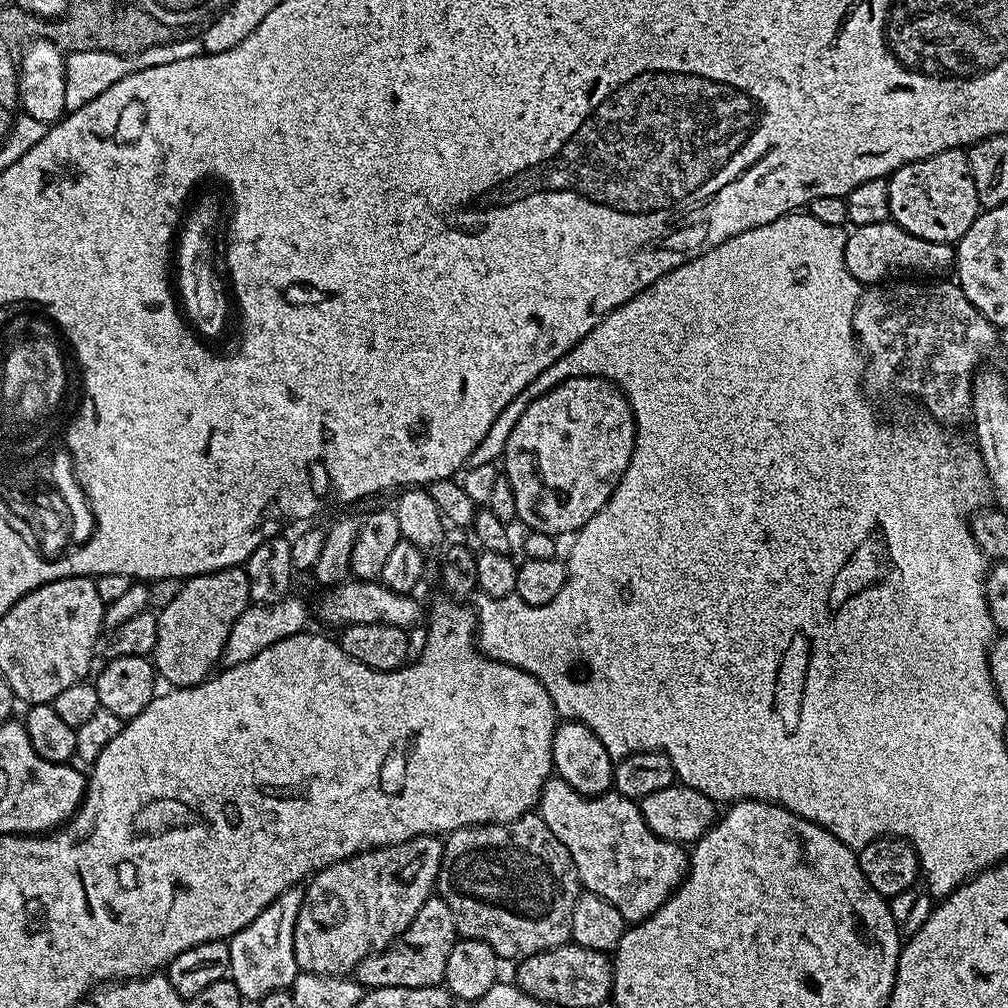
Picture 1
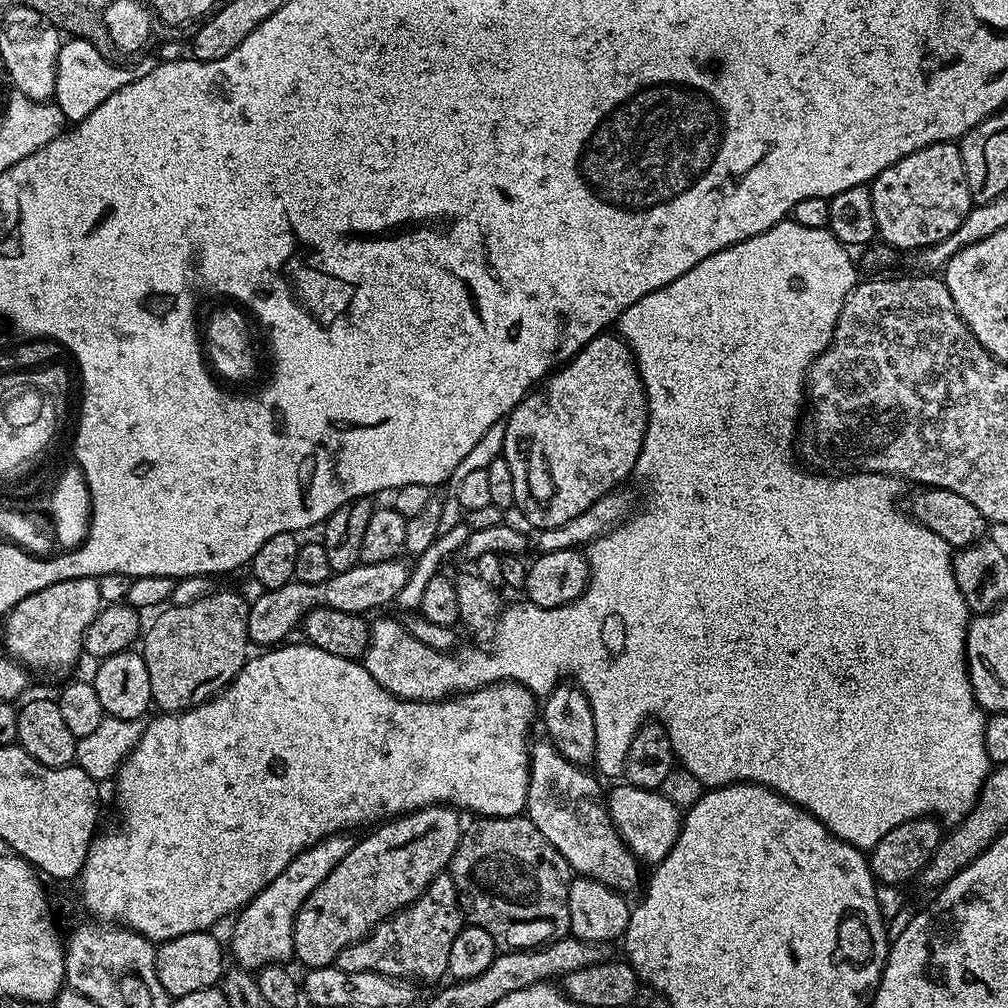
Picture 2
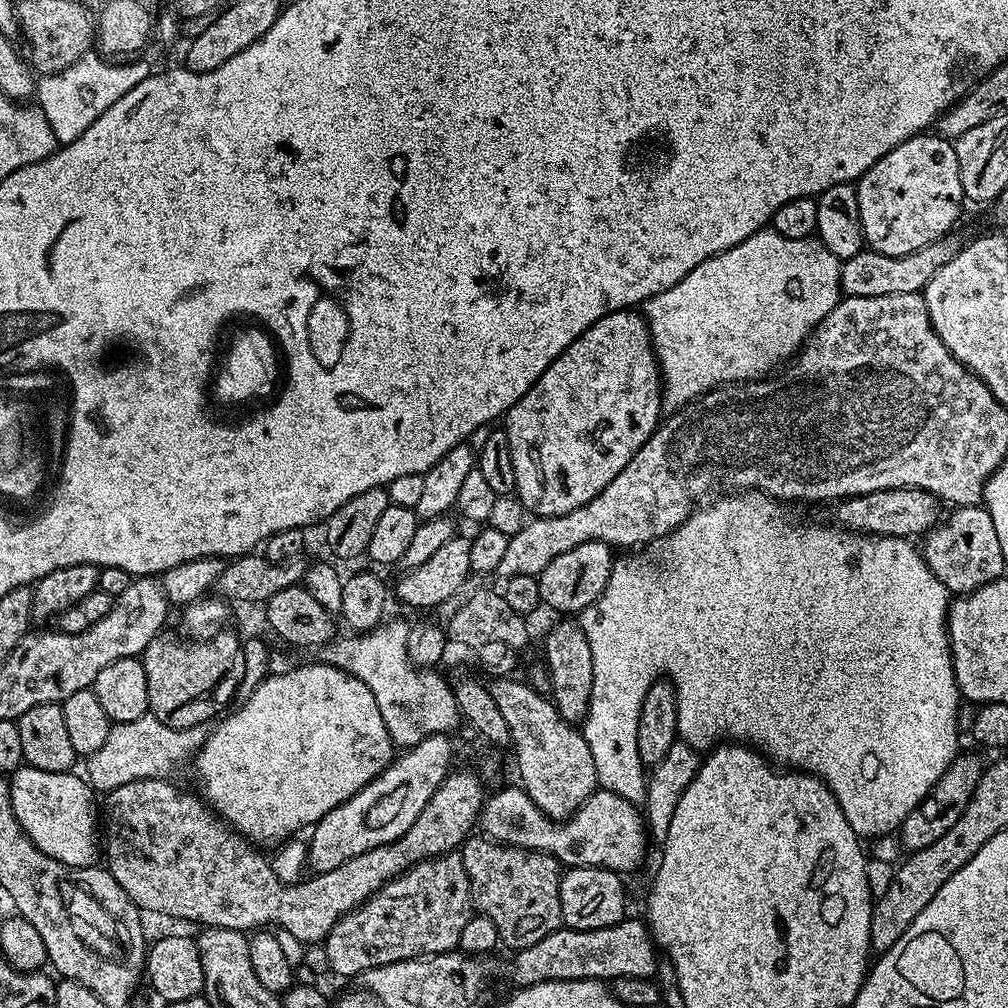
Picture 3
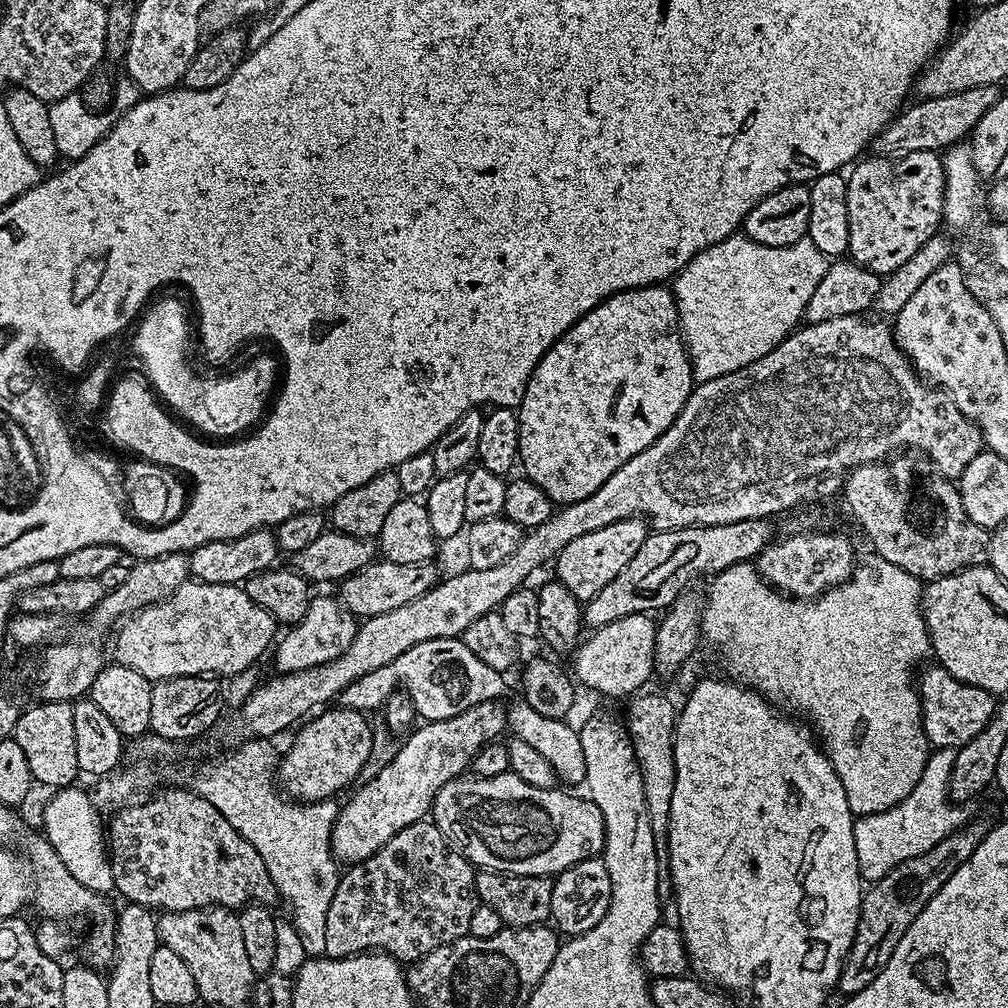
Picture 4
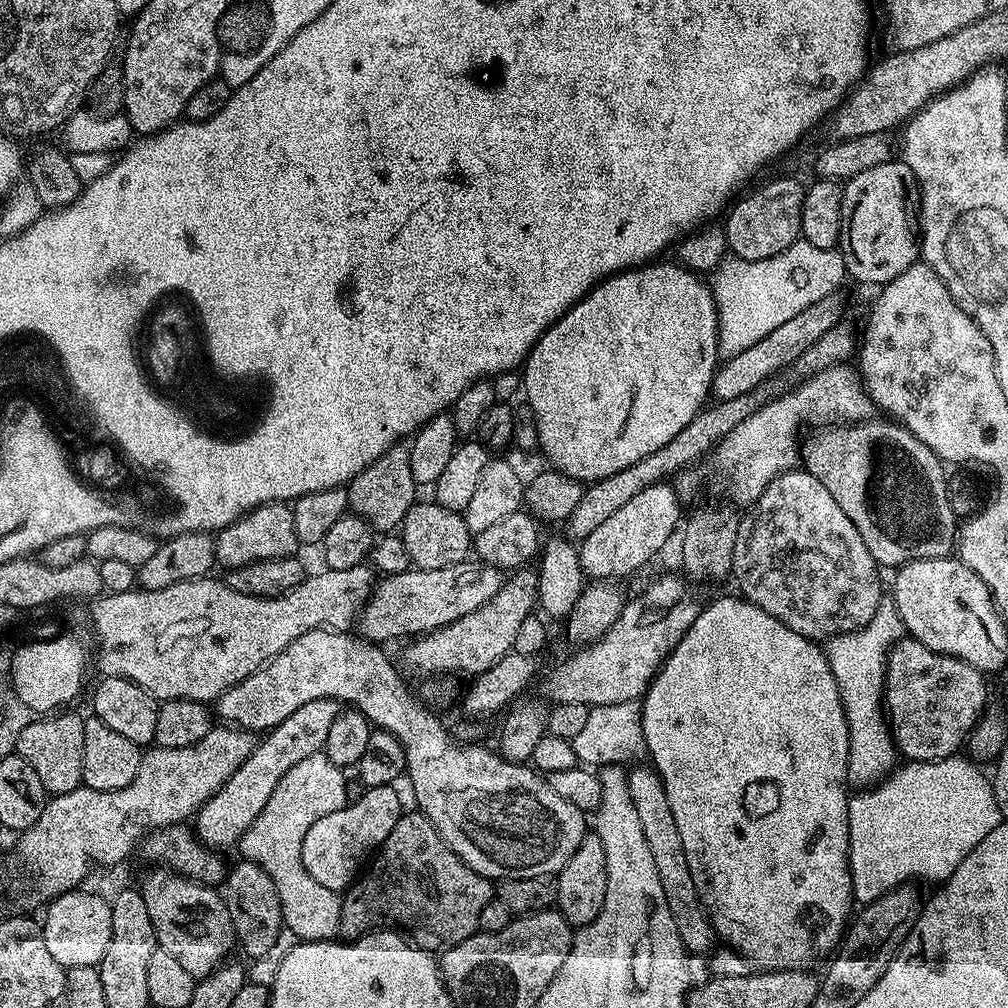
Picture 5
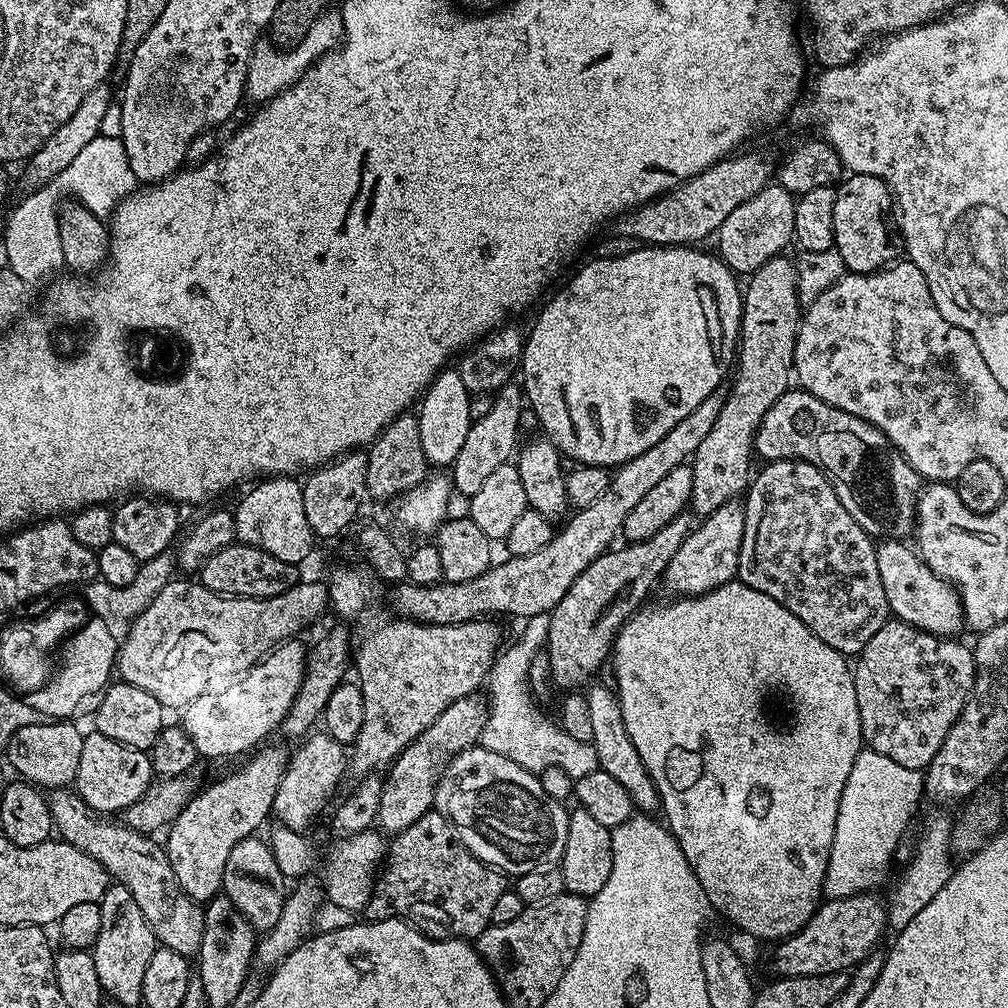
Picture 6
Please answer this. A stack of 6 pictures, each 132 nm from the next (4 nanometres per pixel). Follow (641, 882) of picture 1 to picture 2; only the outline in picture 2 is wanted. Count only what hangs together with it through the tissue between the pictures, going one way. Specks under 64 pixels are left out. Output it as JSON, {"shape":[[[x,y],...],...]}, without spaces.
{"shape":[[[540,738],[540,741],[533,743],[528,757],[528,802],[526,815],[528,819],[542,830],[546,842],[554,846],[566,858],[573,873],[580,876],[589,876],[591,880],[602,882],[606,886],[615,888],[617,892],[627,893],[627,888],[632,888],[640,880],[641,861],[637,860],[632,851],[624,844],[623,838],[616,833],[612,820],[608,817],[605,797],[600,796],[601,781],[591,771],[585,770],[581,765],[570,762],[554,750],[554,746],[547,738]]]}

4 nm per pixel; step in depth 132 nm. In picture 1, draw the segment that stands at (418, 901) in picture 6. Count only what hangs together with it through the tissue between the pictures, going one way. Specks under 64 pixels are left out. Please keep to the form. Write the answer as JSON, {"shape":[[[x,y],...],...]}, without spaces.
{"shape":[[[438,894],[428,900],[418,910],[414,922],[400,936],[396,937],[381,952],[371,952],[362,962],[358,962],[354,978],[364,989],[380,987],[434,987],[444,983],[446,962],[449,961],[458,933],[454,914],[450,914],[450,906]]]}

